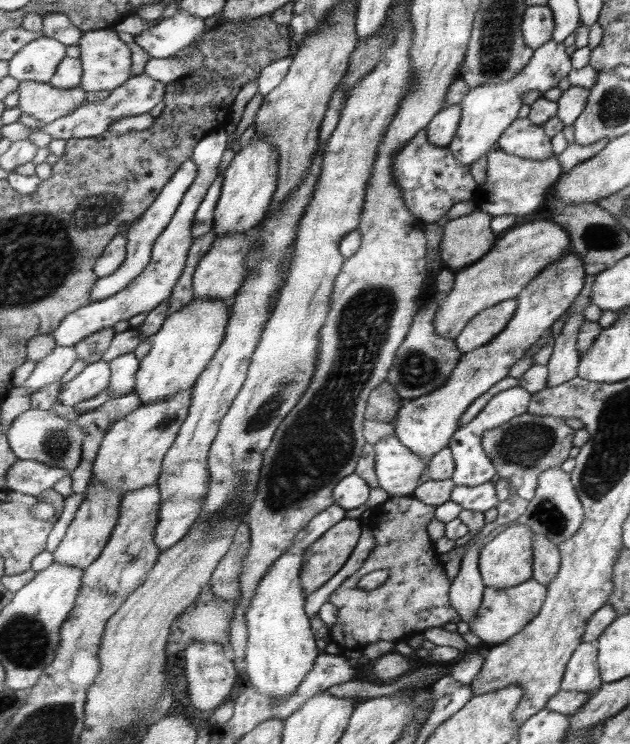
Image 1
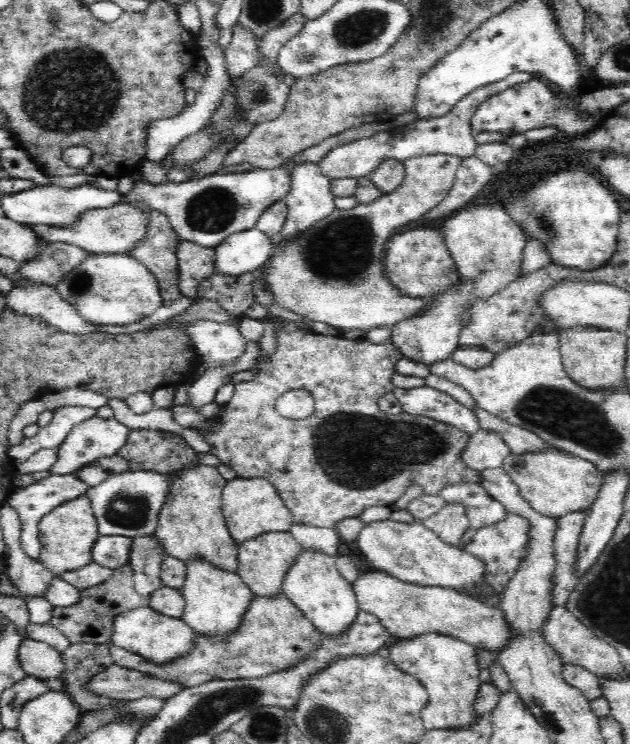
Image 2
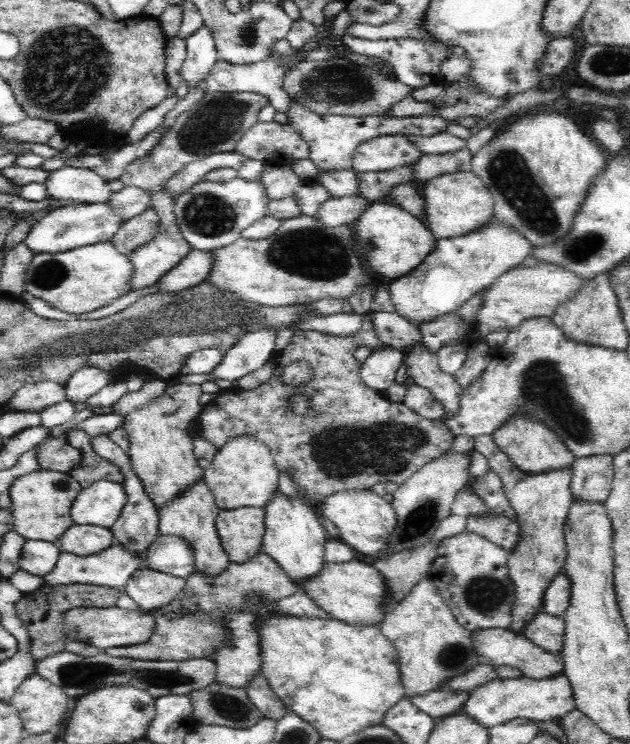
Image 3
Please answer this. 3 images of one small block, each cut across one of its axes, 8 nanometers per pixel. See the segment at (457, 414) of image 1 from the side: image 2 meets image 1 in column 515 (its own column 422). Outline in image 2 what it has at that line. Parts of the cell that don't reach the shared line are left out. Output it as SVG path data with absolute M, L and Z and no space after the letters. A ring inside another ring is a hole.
M462 280L459 289L444 293L443 296L428 297L429 302L435 302L427 313L420 313L419 317L412 317L410 321L399 322L391 330L392 345L396 347L402 359L410 359L422 362L426 367L431 368L436 361L448 360L459 348L459 336L462 326L457 320L460 314L460 304L471 300L468 294L468 283Z

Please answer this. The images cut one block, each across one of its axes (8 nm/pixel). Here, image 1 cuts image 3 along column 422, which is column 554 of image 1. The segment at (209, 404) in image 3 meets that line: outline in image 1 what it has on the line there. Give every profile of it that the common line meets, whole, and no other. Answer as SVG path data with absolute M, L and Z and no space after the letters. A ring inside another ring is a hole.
M526 413L515 416L509 423L487 430L483 445L491 461L496 464L497 475L510 482L516 494L533 500L540 485L541 474L553 468L562 468L573 450L575 429L561 417L541 417Z

